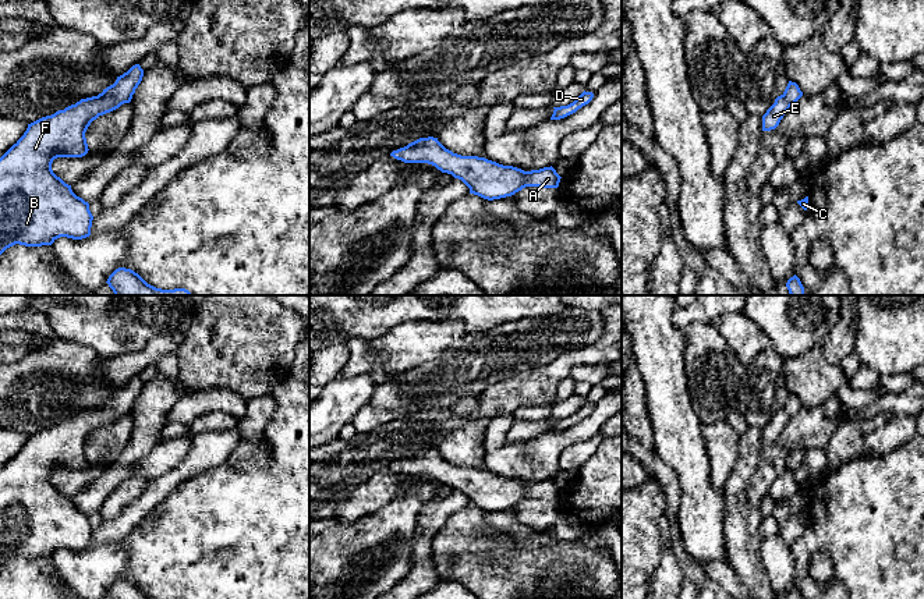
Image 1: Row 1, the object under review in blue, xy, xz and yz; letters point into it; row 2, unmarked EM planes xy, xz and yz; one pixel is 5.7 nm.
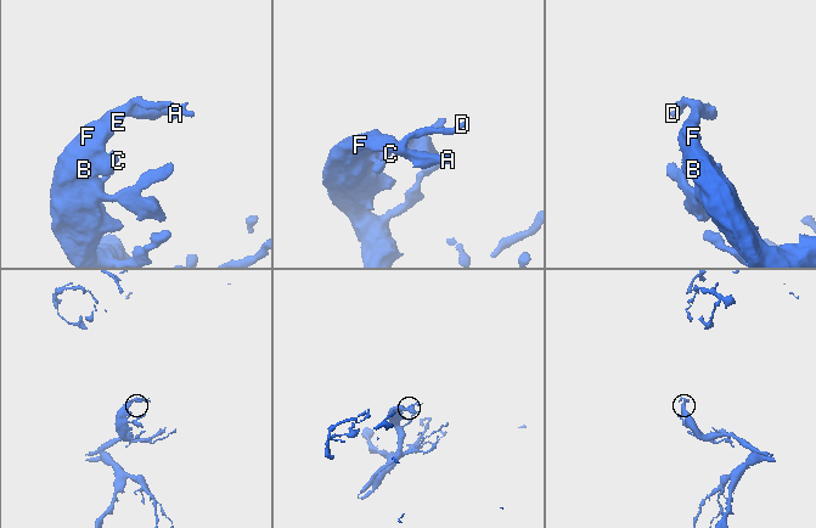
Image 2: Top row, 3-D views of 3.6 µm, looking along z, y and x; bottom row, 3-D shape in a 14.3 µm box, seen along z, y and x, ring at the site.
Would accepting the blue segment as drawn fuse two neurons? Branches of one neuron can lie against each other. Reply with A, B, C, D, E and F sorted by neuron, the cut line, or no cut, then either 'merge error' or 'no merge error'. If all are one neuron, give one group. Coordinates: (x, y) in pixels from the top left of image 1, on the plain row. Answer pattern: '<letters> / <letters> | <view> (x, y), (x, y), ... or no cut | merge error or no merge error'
A B C D E F | no cut | no merge error

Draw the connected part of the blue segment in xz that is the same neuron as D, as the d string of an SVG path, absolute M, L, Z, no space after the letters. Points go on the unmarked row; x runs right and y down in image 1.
M584 403L573 415L567 418L553 419L555 422L550 432L560 432L576 425L578 421L588 417L592 412L592 410L594 410L592 404Z

